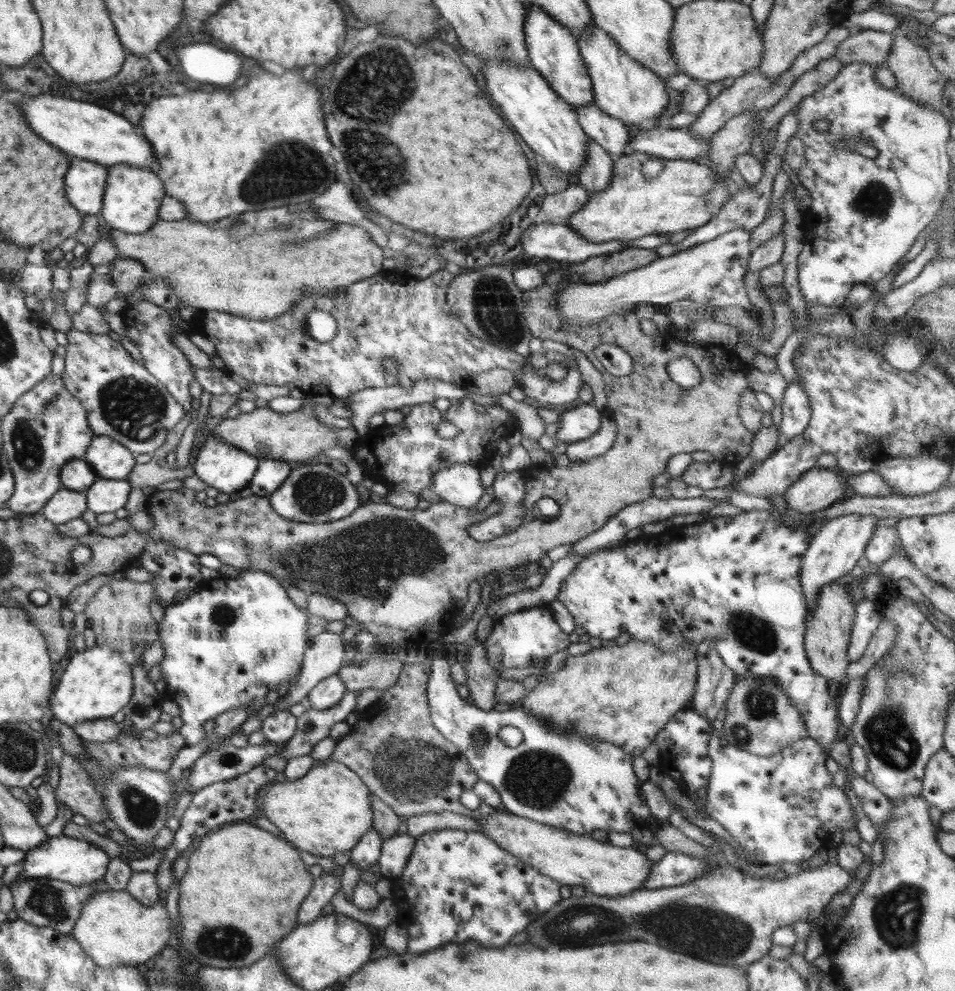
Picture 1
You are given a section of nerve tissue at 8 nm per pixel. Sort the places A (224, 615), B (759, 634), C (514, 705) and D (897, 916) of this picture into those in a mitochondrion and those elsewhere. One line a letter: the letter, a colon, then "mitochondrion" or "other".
A: mitochondrion
B: mitochondrion
C: other
D: mitochondrion

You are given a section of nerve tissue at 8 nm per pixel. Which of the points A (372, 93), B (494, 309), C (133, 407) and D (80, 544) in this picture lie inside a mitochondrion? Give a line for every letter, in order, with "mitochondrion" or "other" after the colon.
A: mitochondrion
B: mitochondrion
C: mitochondrion
D: other

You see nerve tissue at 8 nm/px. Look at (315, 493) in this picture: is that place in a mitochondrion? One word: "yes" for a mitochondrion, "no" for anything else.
yes

